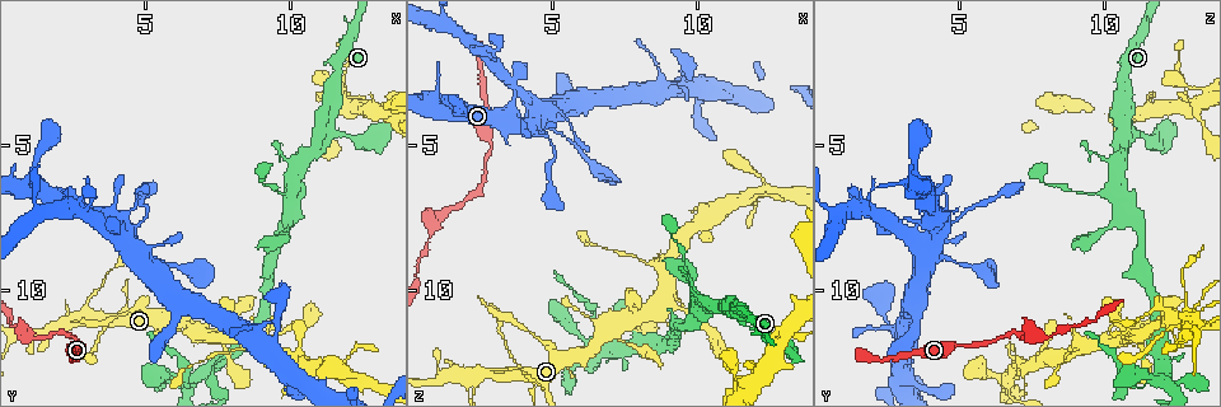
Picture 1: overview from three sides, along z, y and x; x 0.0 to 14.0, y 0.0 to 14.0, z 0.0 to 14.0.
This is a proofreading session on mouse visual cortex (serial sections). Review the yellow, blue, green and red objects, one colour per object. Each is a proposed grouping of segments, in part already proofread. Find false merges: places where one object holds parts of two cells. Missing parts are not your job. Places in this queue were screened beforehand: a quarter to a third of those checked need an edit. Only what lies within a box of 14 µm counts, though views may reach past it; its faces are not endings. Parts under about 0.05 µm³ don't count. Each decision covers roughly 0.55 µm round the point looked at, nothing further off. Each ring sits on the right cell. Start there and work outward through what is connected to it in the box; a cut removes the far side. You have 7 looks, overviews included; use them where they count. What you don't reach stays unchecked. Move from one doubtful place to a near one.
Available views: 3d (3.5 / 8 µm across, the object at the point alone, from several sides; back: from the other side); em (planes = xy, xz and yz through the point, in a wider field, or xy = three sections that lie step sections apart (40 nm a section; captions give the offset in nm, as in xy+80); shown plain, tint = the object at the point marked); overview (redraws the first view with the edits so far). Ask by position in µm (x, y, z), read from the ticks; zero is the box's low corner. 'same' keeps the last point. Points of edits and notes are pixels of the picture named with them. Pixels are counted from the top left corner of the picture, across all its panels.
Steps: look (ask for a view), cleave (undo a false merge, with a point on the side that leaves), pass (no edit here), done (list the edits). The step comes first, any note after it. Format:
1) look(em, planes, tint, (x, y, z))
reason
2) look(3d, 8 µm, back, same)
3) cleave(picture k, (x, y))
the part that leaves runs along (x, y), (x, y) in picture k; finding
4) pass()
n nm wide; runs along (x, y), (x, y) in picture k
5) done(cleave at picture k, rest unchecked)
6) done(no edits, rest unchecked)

look(3d, 3.5 µm, (8.7, 11.9, 9.1))
arms part here

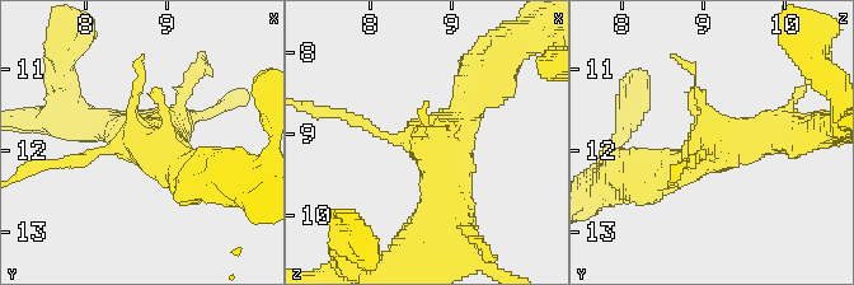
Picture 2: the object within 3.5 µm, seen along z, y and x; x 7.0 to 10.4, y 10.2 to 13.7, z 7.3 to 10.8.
pass()
runs along (444, 230), (444, 135), (486, 83) in picture 2; continuous, no second cell

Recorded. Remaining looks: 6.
look(3d, 3.5 µm, (6.5, 13.0, 10.9))
calibre changes

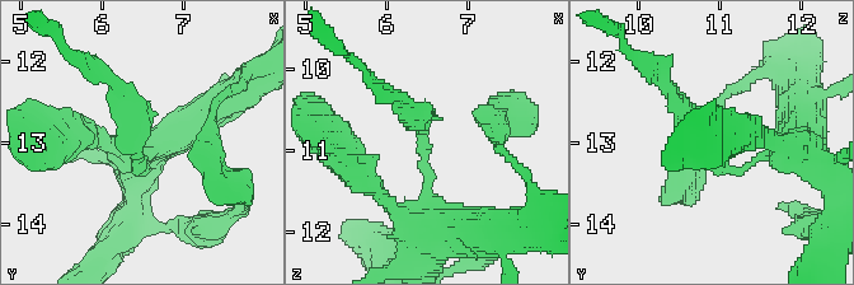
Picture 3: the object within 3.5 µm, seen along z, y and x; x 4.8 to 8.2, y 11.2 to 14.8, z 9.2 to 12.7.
look(em, xy, step 2, tint, (6.50, 13.15, 10.80))
arms of 150, 250 nm

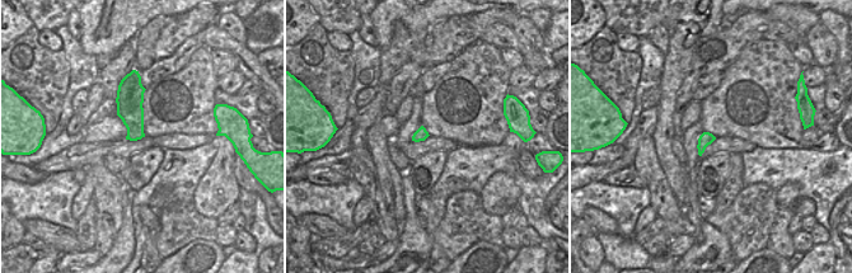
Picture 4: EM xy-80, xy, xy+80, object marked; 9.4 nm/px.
look(em, xy, step 5, tint, same)
cut it another way

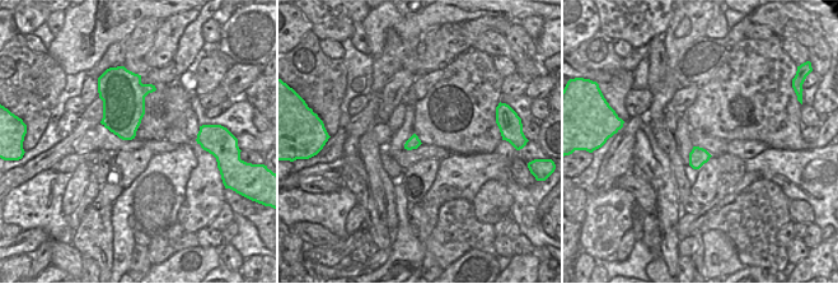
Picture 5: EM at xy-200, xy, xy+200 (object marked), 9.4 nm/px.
cleave(picture 3, (426, 124))
the part that leaves runs along (423, 152), (423, 126), (384, 93) in picture 3; a second cell is stuck on

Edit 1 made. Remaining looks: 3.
done(cleave at picture 3, rest unchecked)

